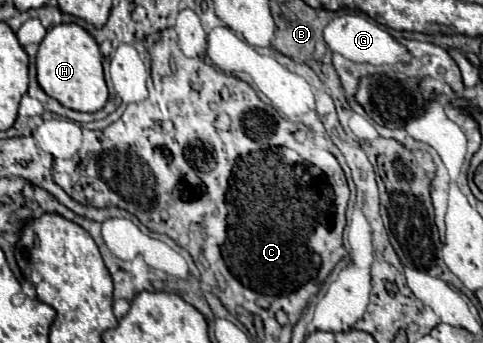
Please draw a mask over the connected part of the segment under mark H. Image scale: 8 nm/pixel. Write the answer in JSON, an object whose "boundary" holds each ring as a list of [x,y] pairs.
{"boundary":[[[57,24],[47,30],[37,50],[37,80],[39,86],[63,106],[79,112],[97,112],[107,102],[107,84],[103,78],[101,52],[95,38],[79,24]]]}

